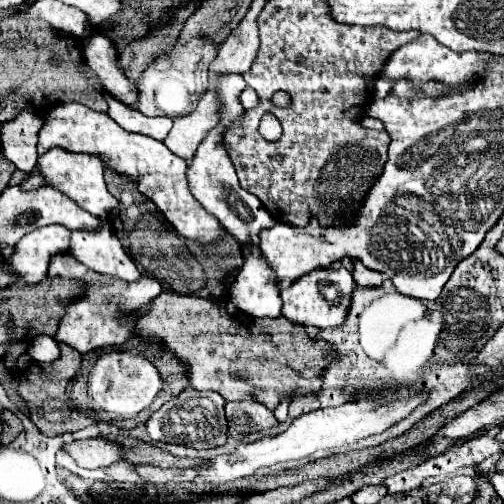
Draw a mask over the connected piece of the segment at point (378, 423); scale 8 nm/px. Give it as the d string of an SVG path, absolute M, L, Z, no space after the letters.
M420 389L412 393L406 401L392 401L388 405L378 405L374 401L362 399L362 401L350 401L340 407L328 407L328 409L318 409L312 413L306 413L290 423L290 427L276 435L276 437L266 437L250 445L238 445L238 449L230 455L218 455L216 459L208 461L204 467L198 471L198 479L210 485L220 485L228 483L234 479L242 477L252 477L260 467L284 463L290 459L304 459L316 451L328 451L328 449L338 449L350 443L356 443L360 439L366 439L370 435L384 433L388 427L400 423L406 419L418 405L422 405L428 399L428 391Z

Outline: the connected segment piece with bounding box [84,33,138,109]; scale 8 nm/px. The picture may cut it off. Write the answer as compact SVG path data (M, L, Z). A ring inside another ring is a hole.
M94 33L86 47L84 47L84 57L88 67L100 75L104 81L104 87L108 95L118 99L120 103L128 107L138 107L138 89L134 83L128 81L124 71L118 65L118 51L114 47L114 41L108 35Z

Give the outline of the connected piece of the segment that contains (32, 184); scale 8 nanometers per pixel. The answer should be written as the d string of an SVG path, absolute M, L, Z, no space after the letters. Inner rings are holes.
M34 167L34 169L26 175L26 179L20 181L20 189L22 189L22 191L32 191L32 189L44 187L44 185L48 185L48 181L44 179L44 175L42 175L42 171L40 171L38 167Z

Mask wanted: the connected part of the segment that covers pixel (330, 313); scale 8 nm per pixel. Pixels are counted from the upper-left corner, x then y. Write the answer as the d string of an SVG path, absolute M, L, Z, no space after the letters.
M316 269L304 277L300 277L296 283L292 283L288 289L282 291L282 315L286 319L290 319L296 325L312 325L318 329L326 329L326 327L338 327L346 321L348 317L348 309L350 309L350 301L352 301L352 293L354 293L354 279L350 275L348 269Z

